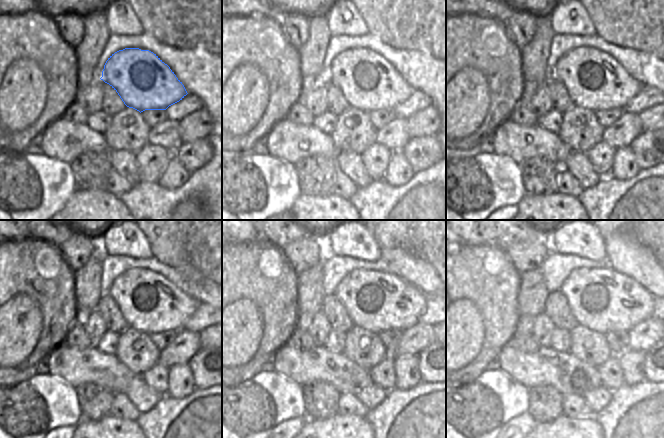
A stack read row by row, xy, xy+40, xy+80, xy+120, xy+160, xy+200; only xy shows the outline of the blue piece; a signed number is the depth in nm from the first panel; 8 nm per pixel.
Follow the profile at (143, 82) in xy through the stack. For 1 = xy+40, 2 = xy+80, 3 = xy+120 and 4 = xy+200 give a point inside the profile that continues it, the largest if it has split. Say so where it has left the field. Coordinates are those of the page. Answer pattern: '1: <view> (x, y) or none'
1: xy+40 (369, 82)
2: xy+80 (594, 80)
3: xy+120 (149, 303)
4: xy+200 (601, 299)

